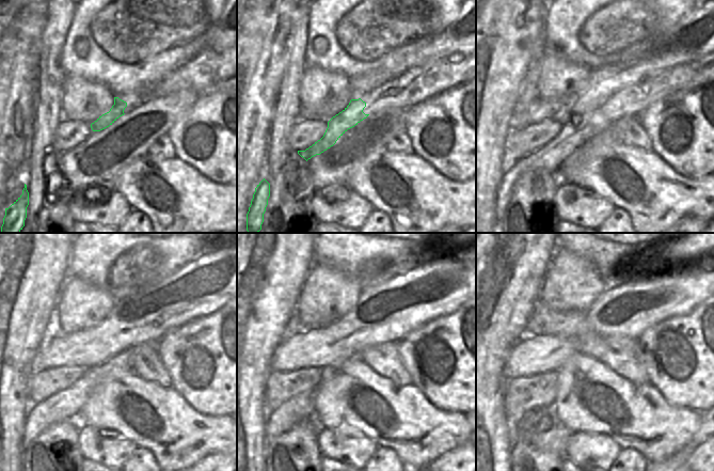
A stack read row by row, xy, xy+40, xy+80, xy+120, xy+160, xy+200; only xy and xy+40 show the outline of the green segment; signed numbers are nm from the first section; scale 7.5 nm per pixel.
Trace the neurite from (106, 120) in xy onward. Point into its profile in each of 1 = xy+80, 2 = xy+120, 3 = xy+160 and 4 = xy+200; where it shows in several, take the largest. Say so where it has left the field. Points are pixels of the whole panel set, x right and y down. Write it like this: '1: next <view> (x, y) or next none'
1: next xy+80 (581, 128)
2: next xy+120 (65, 405)
3: next xy+160 (301, 407)
4: next xy+200 (527, 423)

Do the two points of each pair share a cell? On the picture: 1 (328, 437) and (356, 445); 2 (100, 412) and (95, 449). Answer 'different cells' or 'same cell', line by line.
1: same cell
2: different cells

